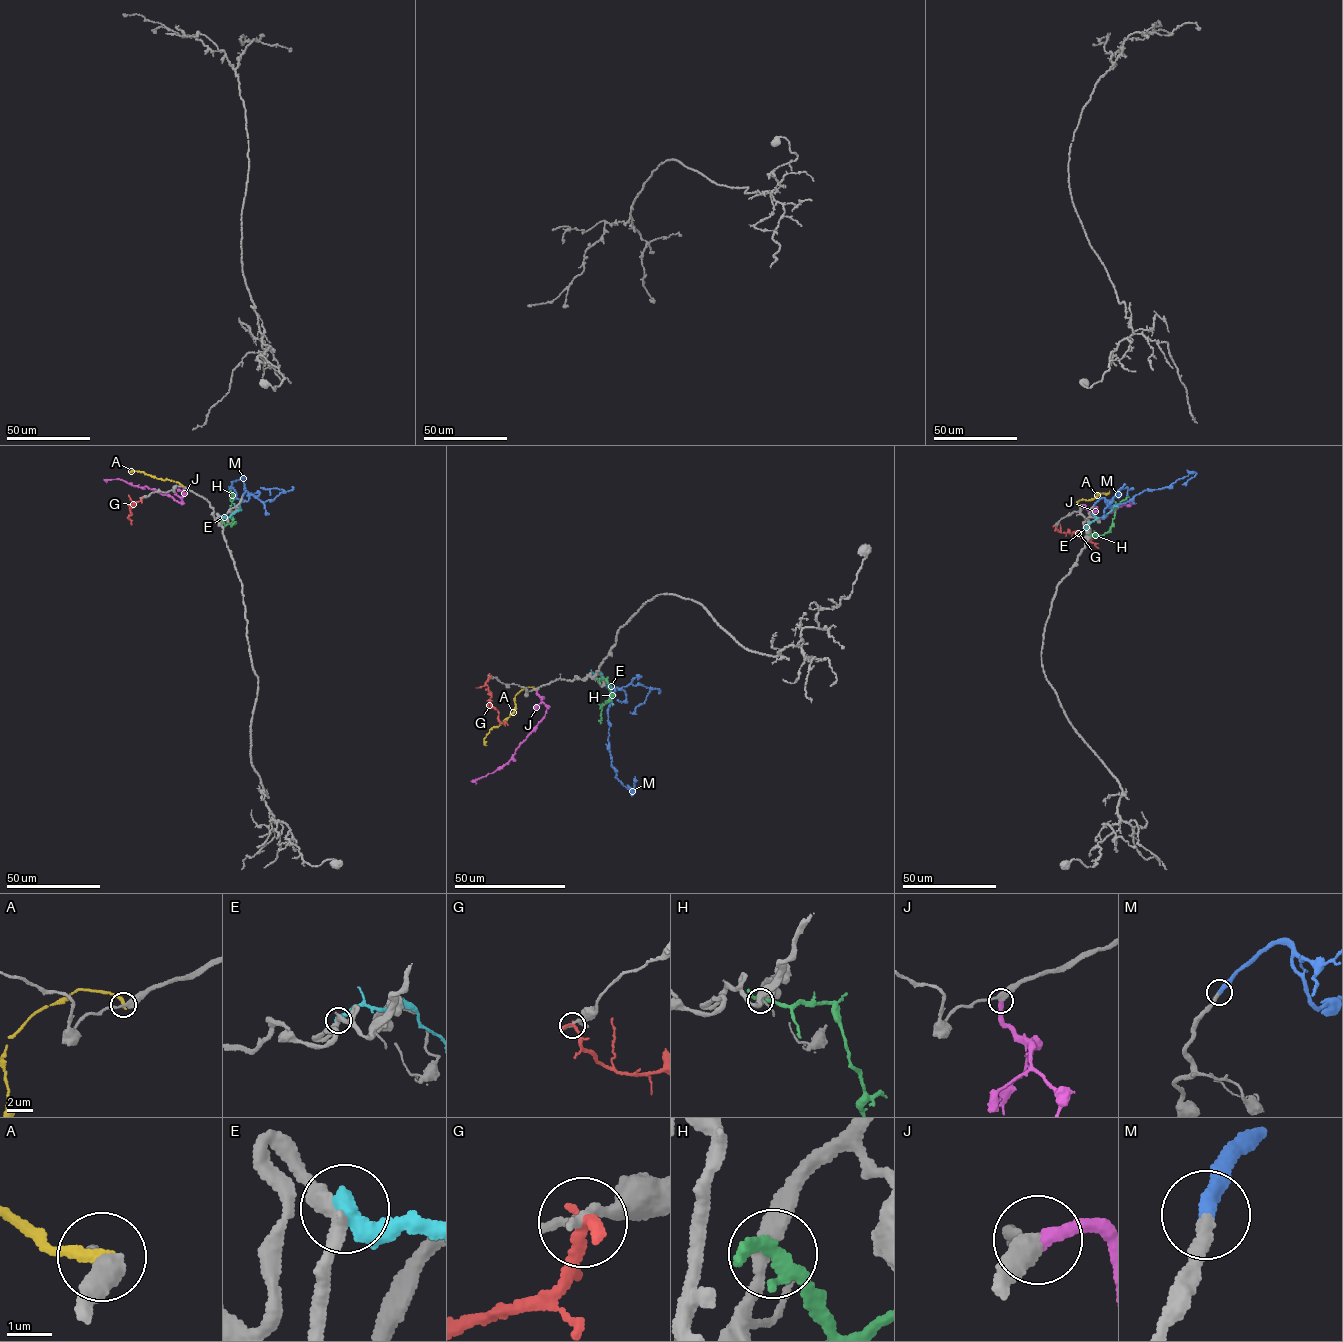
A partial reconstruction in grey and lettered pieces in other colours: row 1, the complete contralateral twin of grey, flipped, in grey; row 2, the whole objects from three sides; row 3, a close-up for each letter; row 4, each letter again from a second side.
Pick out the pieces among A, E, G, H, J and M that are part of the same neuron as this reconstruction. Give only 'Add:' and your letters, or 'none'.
Add: J, M

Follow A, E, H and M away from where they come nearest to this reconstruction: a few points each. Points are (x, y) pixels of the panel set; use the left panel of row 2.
A: (184, 487), (168, 479), (130, 471), (132, 469)
E: (220, 516), (227, 518), (238, 511), (241, 502)
H: (222, 521), (225, 525), (231, 524), (230, 526), (232, 523), (229, 492)
M: (242, 496), (247, 491), (249, 499), (235, 498), (233, 487), (229, 487), (233, 481), (242, 477), (246, 489)

